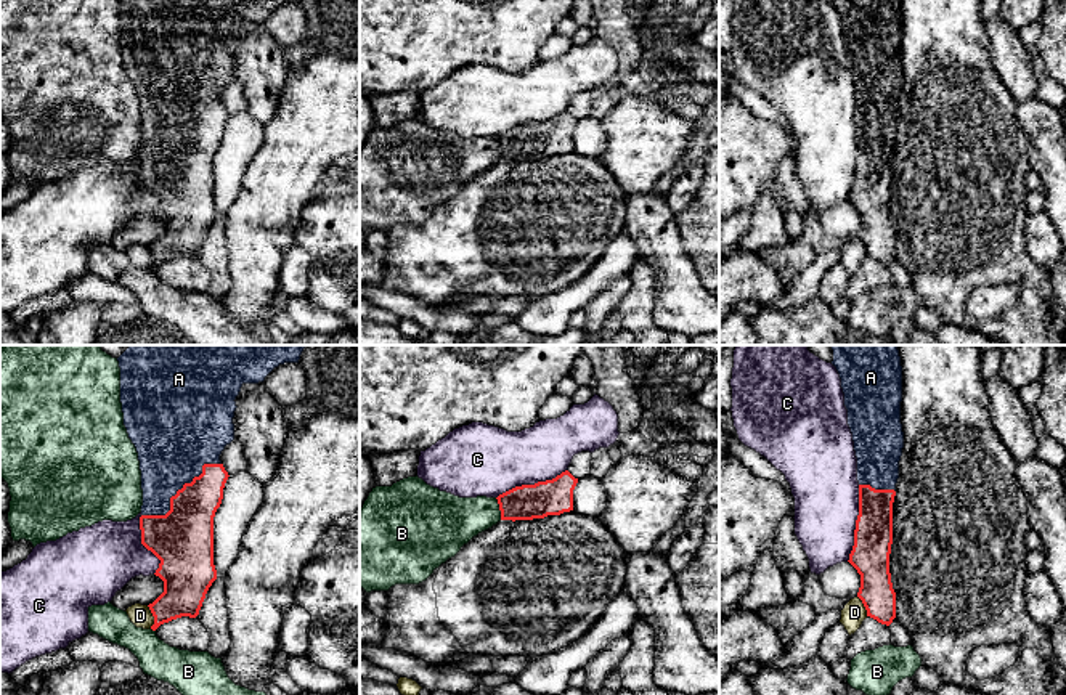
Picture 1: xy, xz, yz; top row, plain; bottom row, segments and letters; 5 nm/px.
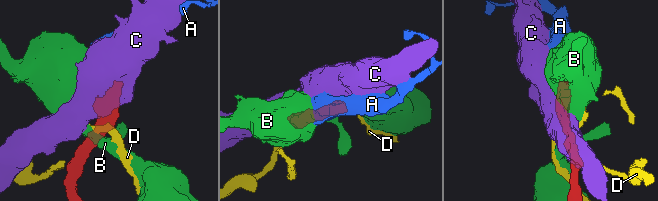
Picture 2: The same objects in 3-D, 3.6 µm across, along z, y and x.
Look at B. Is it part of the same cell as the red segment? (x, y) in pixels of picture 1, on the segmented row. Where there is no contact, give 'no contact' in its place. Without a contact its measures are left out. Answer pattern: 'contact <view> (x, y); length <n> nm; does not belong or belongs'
contact xz (500, 509); length 120 nm; does not belong

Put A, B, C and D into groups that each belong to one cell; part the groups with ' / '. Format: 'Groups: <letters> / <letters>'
Groups: A / B / C / D

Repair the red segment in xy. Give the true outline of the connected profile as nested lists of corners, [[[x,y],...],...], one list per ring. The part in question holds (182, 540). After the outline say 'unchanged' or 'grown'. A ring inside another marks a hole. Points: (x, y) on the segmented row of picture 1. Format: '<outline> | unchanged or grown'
[[[130,345],[117,358],[124,425],[136,448],[141,470],[141,544],[161,560],[154,575],[164,581],[164,592],[148,605],[154,616],[153,631],[181,616],[196,618],[217,579],[214,517],[230,477],[220,454],[234,440],[234,400],[241,387],[263,382],[279,364],[299,363],[303,348],[305,345]]] | grown

